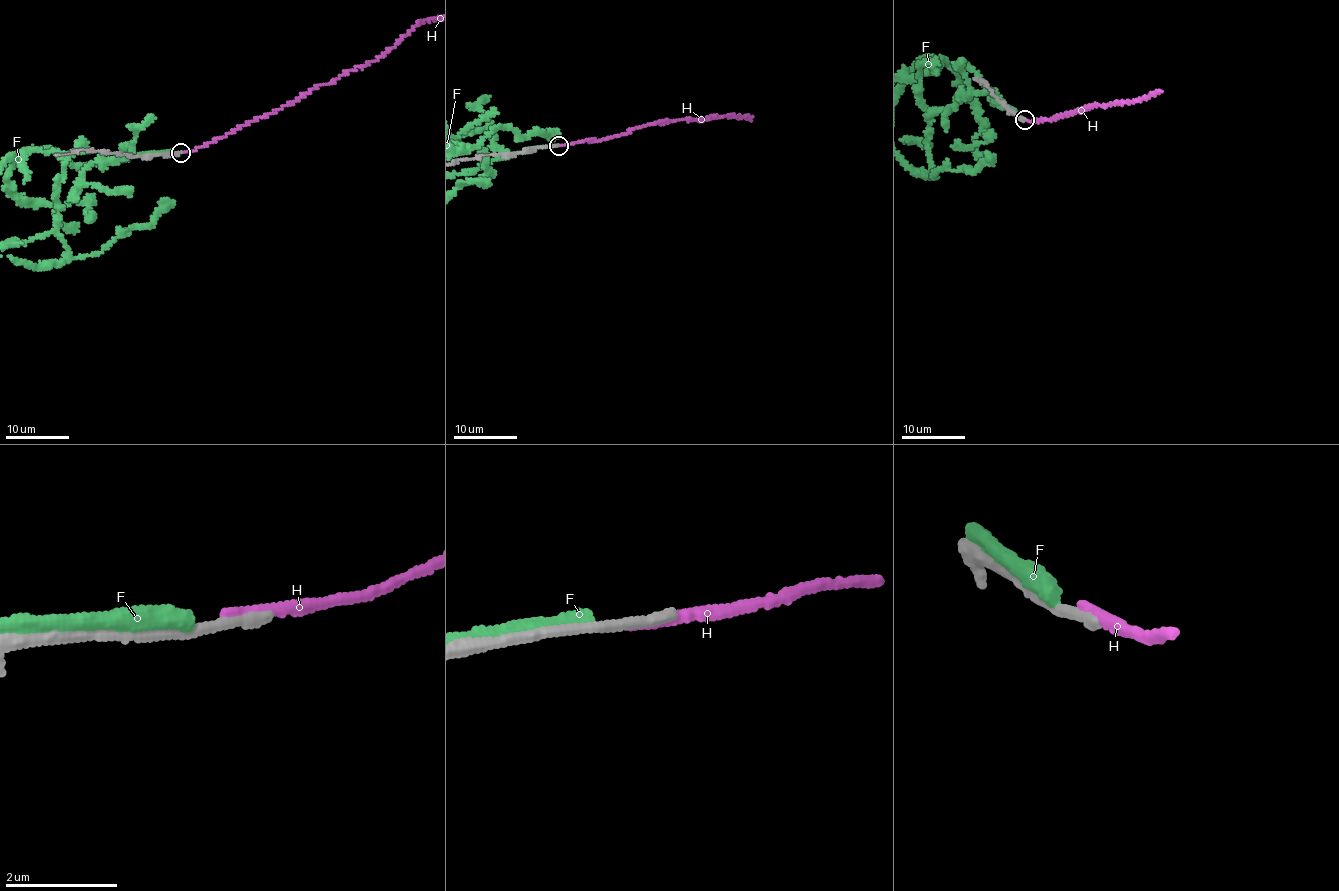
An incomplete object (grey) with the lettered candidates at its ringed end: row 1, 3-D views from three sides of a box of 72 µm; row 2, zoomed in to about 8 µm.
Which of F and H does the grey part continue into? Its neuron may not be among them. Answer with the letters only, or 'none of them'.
none of them

